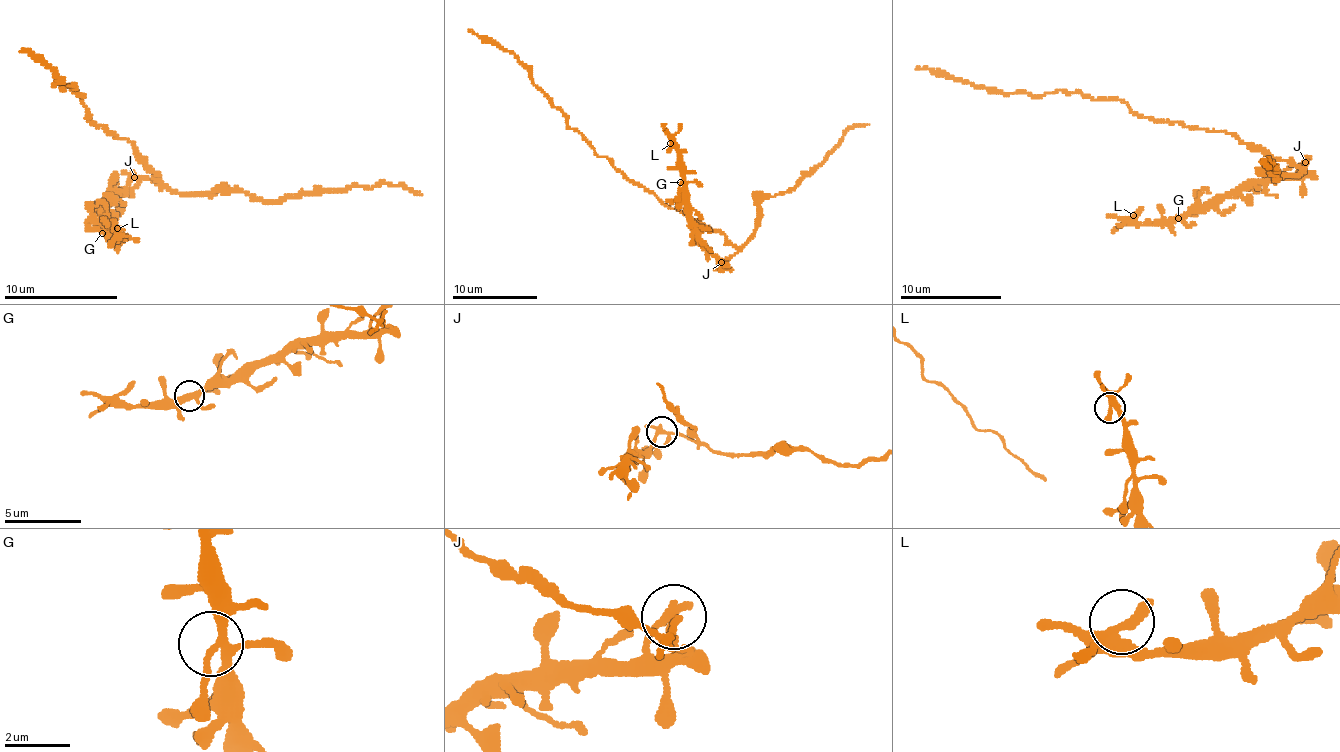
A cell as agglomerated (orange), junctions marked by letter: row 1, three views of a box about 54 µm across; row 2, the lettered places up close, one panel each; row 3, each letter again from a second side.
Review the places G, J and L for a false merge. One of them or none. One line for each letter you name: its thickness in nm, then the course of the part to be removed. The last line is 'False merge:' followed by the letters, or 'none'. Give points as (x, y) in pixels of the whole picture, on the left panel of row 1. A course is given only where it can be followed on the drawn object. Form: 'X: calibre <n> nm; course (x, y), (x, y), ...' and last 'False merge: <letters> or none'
J: calibre 240 nm; course (135, 176), (159, 185), (128, 139), (90, 124), (73, 83), (53, 84), (60, 83), (38, 55), (21, 51)
False merge: J

